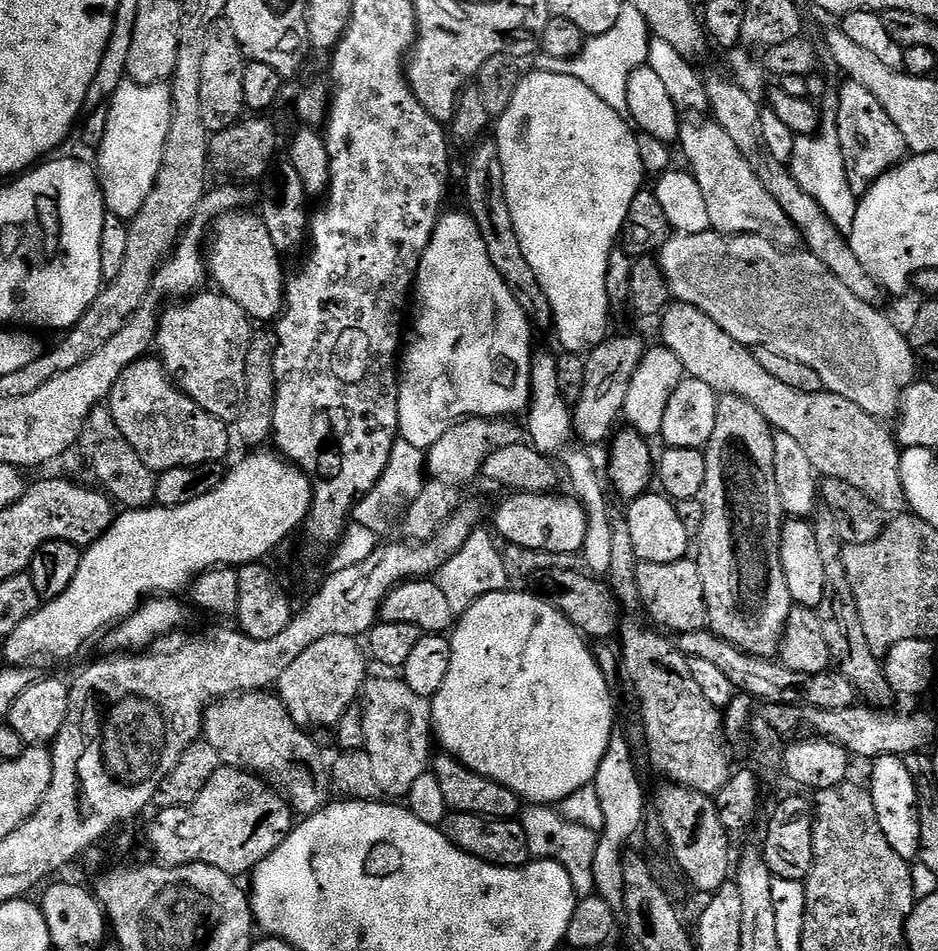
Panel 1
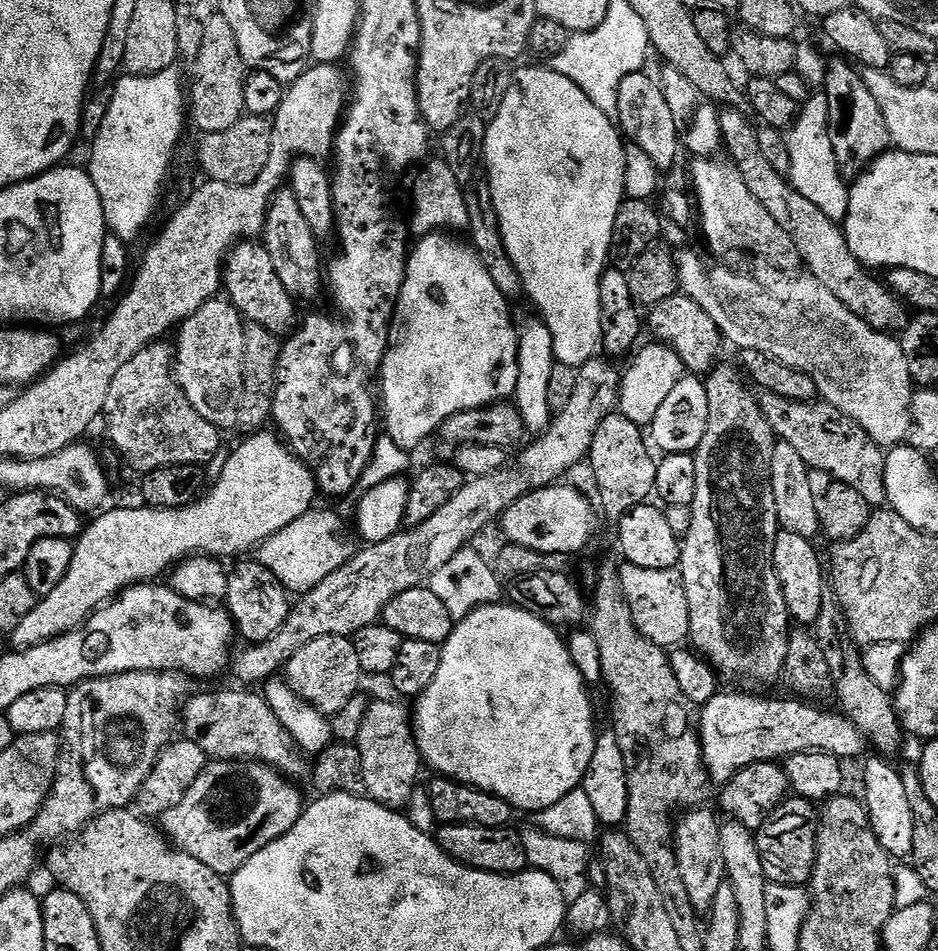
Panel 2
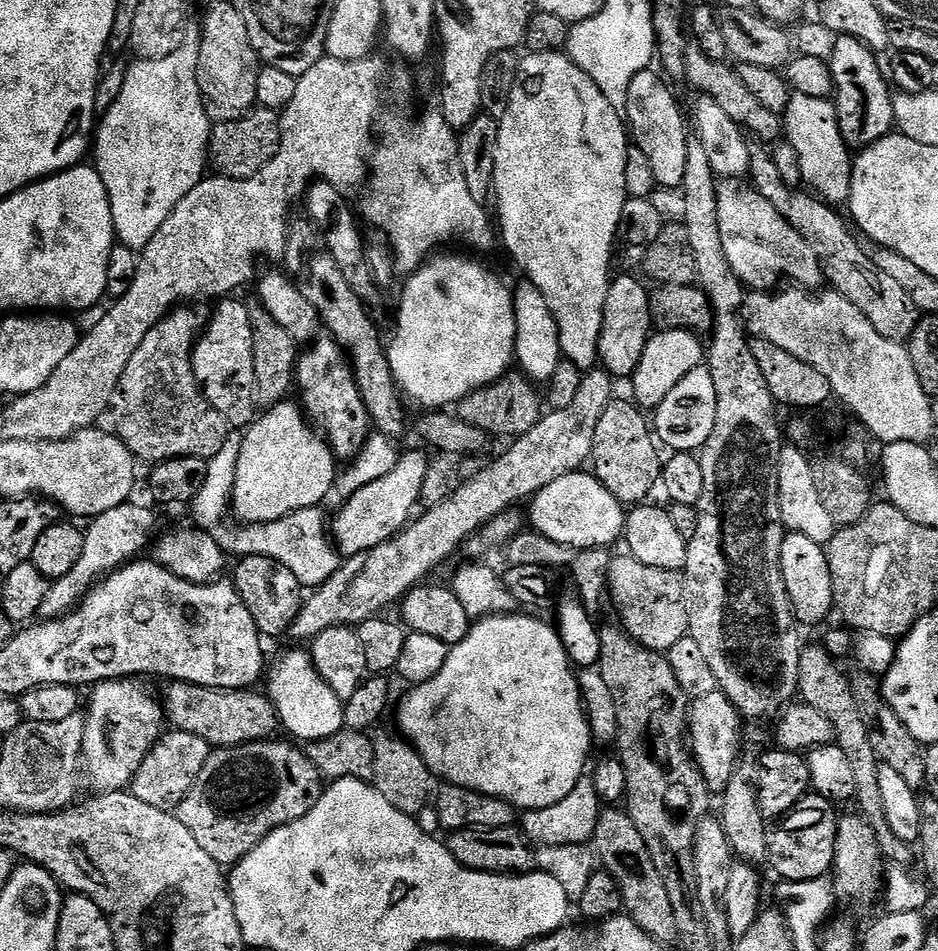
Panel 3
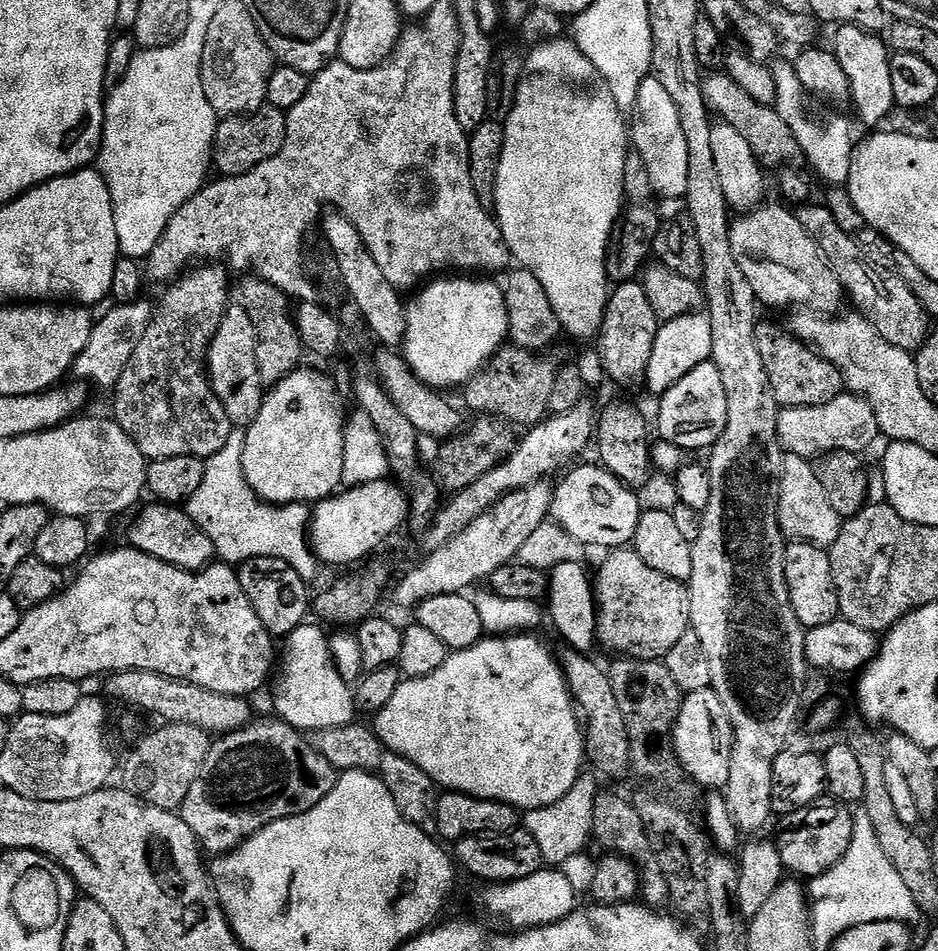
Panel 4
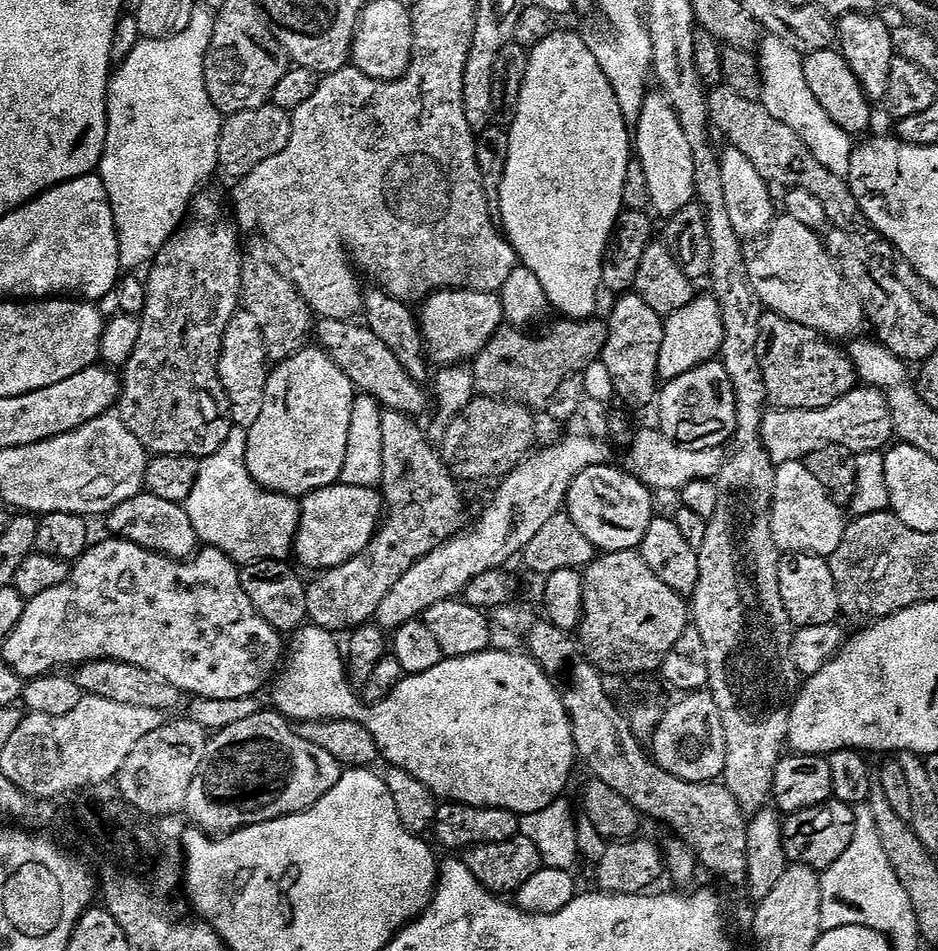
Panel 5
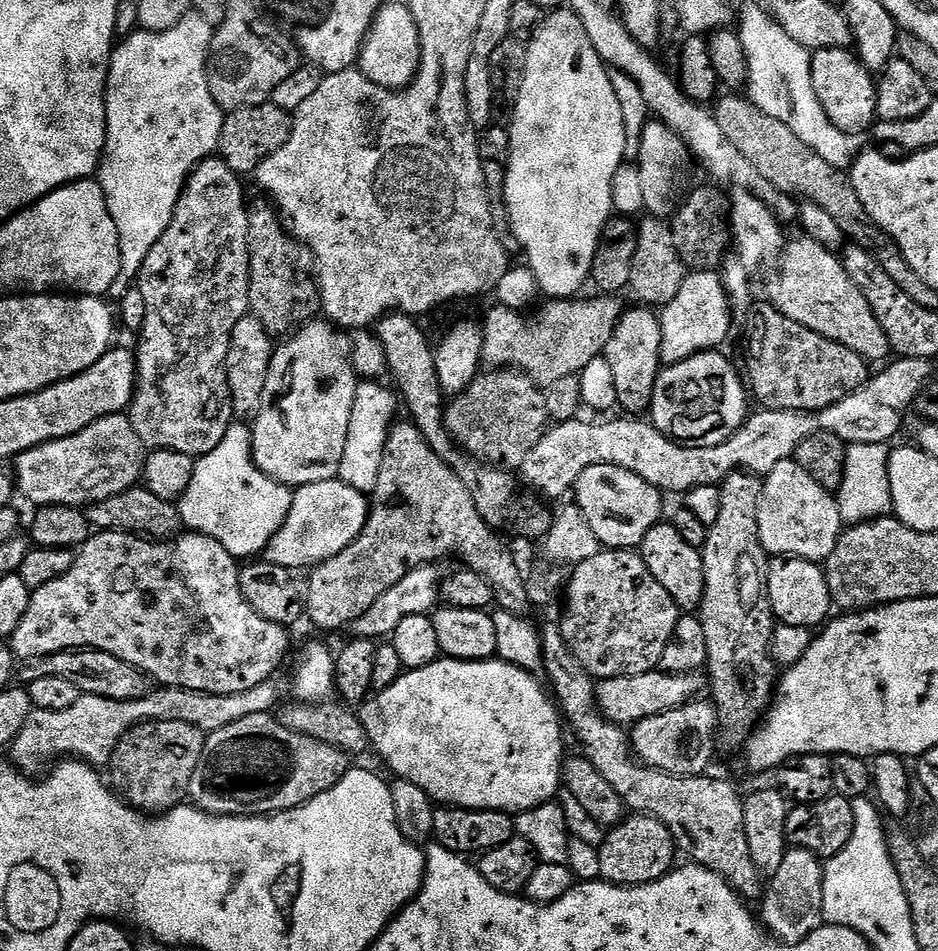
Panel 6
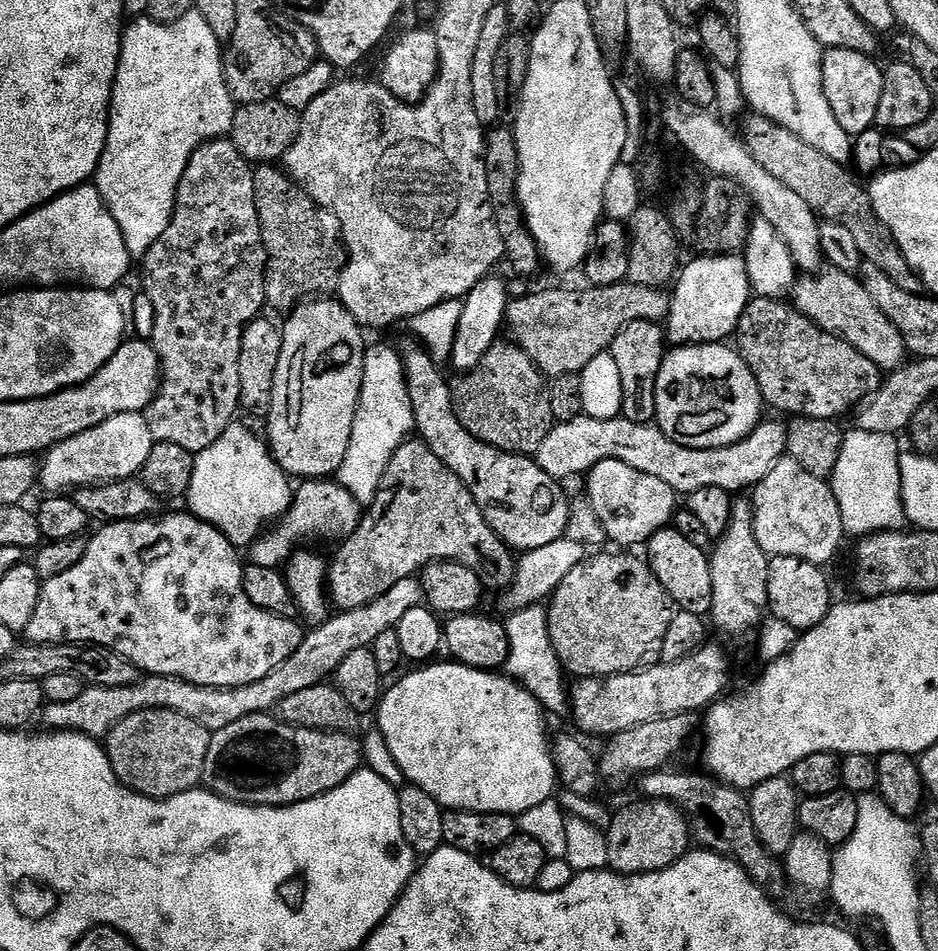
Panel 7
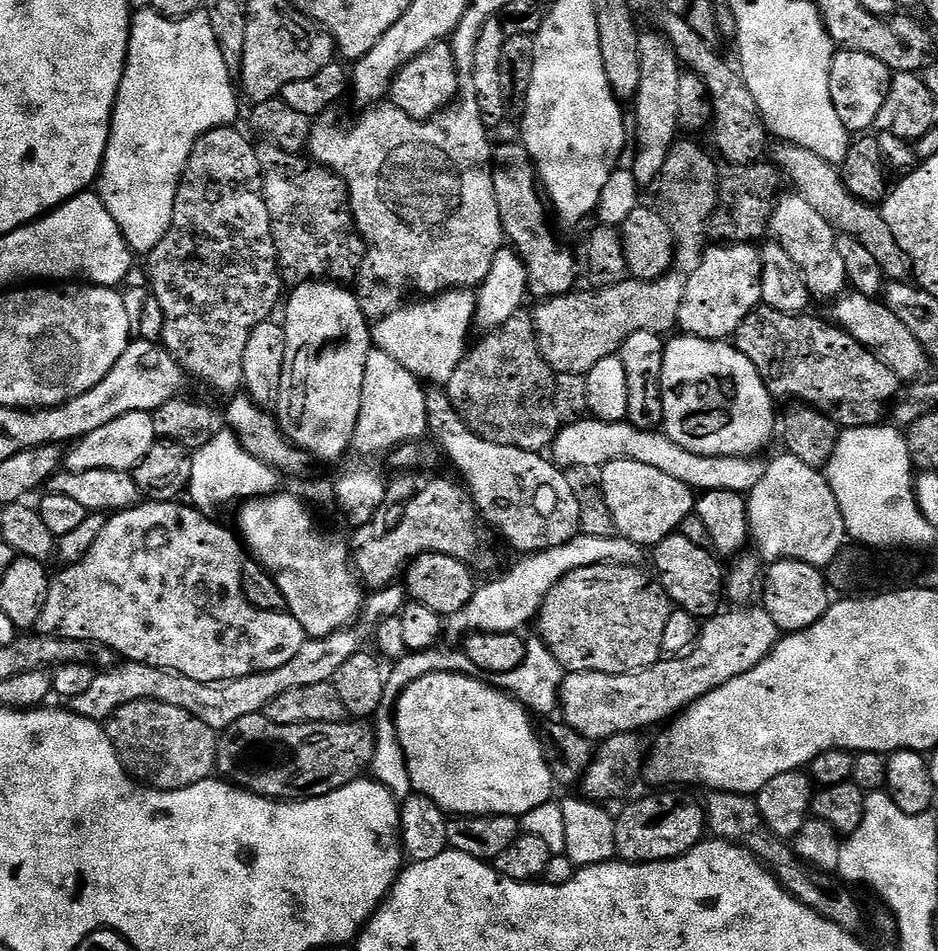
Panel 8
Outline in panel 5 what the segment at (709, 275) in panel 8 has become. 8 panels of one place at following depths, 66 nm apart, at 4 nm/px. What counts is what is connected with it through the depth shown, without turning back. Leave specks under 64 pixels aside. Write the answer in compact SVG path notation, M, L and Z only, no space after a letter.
M697 295L682 310L664 320L662 348L658 350L657 377L667 382L694 370L700 364L715 361L724 341L724 324L720 321L720 304L715 295Z

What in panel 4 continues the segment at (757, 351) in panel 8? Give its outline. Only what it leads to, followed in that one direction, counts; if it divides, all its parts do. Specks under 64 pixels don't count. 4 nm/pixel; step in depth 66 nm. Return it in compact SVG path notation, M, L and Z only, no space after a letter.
M764 323L756 329L758 354L762 354L762 366L766 366L768 385L772 387L777 405L780 408L822 406L838 398L845 391L840 371L785 329L784 332L772 324Z

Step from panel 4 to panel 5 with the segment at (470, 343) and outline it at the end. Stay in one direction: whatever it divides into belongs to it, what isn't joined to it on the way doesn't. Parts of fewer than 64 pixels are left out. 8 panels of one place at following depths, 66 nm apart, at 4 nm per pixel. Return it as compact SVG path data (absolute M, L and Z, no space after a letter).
M449 290L435 292L423 301L418 312L420 335L426 355L433 365L456 366L471 361L490 342L492 335L505 323L499 295L491 292Z

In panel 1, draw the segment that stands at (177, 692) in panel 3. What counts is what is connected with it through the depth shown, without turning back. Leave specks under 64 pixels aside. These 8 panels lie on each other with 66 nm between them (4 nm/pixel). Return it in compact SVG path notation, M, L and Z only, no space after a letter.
M268 690L225 696L224 699L209 704L208 709L204 711L202 736L210 742L210 746L214 746L214 750L218 750L221 765L243 768L245 772L261 776L300 818L313 816L330 800L330 772L326 767L326 760L324 764L319 746L307 734L309 733L303 727L291 720L279 696Z

